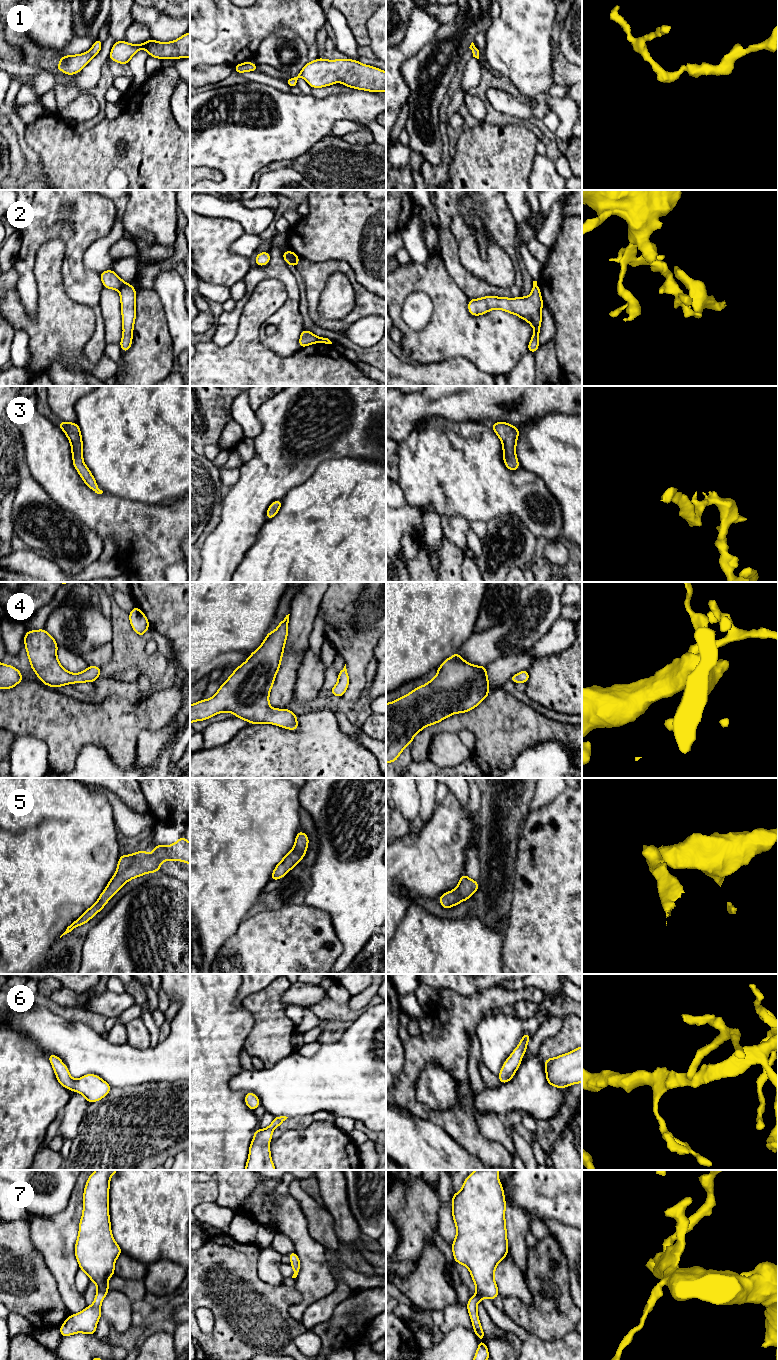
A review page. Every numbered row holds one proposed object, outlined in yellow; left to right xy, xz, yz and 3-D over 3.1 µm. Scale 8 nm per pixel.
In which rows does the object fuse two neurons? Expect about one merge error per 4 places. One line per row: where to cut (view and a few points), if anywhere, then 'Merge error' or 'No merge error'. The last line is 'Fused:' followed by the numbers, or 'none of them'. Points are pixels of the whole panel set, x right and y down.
1: No split. No merge error
2: Split along xy (125, 283), (118, 290). Merge error
3: No split. No merge error
4: No split. No merge error
5: No split. No merge error
6: No split. No merge error
7: No split. No merge error
Fused: 2

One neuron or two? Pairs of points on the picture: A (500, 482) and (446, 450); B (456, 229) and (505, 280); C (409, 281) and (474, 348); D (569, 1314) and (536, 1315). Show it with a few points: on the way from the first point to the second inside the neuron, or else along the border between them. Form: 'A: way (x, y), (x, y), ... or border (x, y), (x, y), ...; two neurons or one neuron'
A: way (487, 482), (478, 482), (459, 463); one neuron
B: way (468, 243), (470, 250), (486, 266), (491, 266); one neuron
C: way (429, 286), (450, 307), (451, 323), (456, 328); one neuron
D: way (561, 1315), (544, 1316); one neuron

